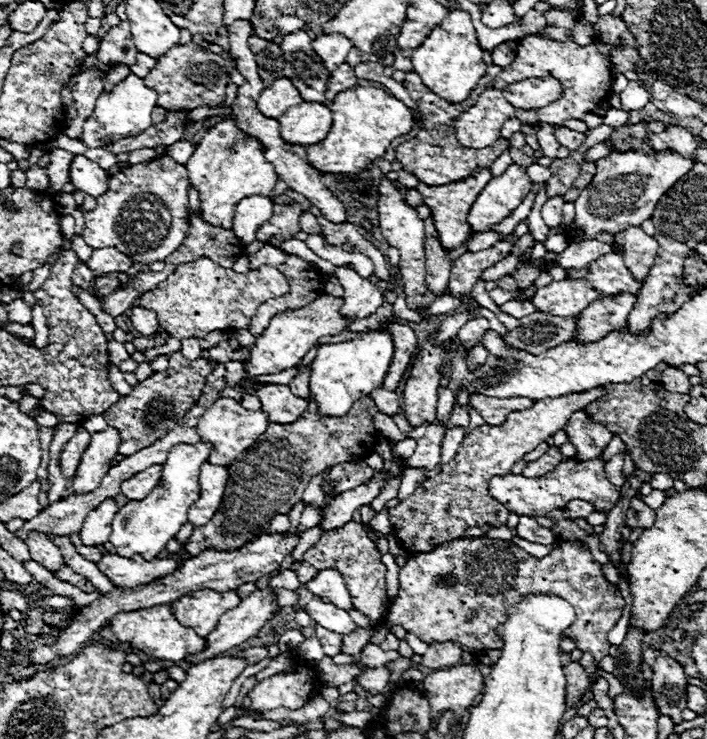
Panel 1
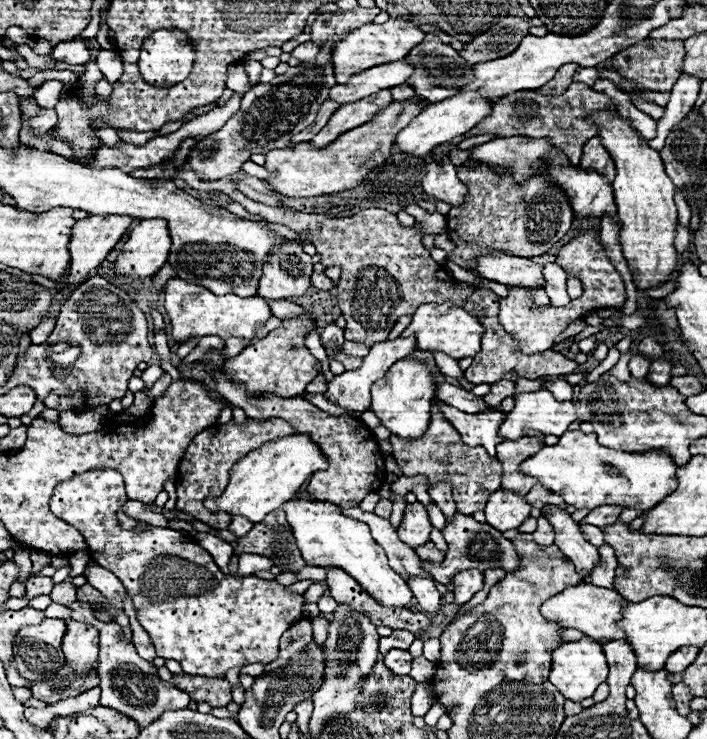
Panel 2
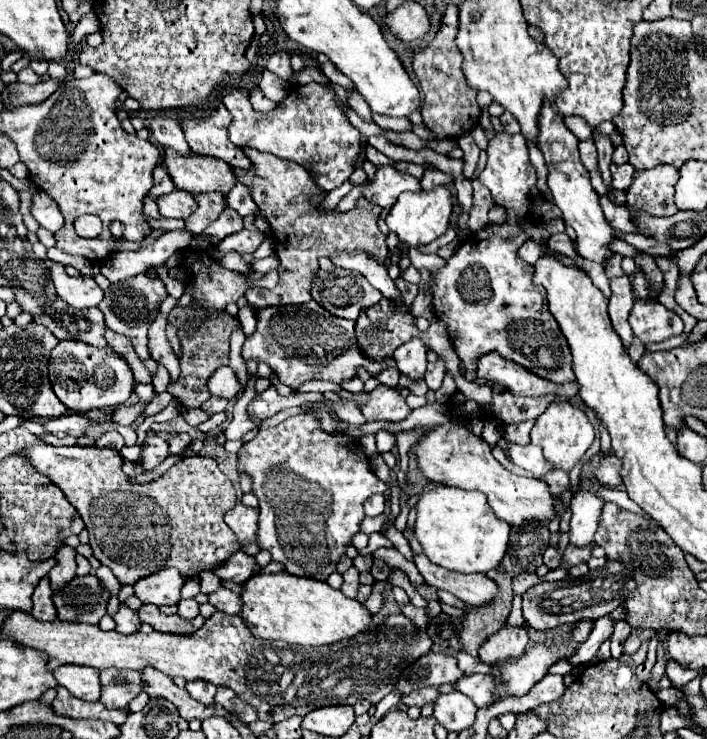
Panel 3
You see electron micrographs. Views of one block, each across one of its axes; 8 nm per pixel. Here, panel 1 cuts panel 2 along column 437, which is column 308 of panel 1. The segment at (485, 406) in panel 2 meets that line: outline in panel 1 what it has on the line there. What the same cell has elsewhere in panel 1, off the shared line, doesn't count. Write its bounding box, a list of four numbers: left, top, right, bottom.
[288,362,310,398]

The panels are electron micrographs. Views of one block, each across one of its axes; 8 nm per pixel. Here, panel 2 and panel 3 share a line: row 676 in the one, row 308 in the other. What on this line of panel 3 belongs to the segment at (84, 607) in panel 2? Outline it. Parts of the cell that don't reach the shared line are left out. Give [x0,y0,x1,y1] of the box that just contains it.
[100,274,168,360]

